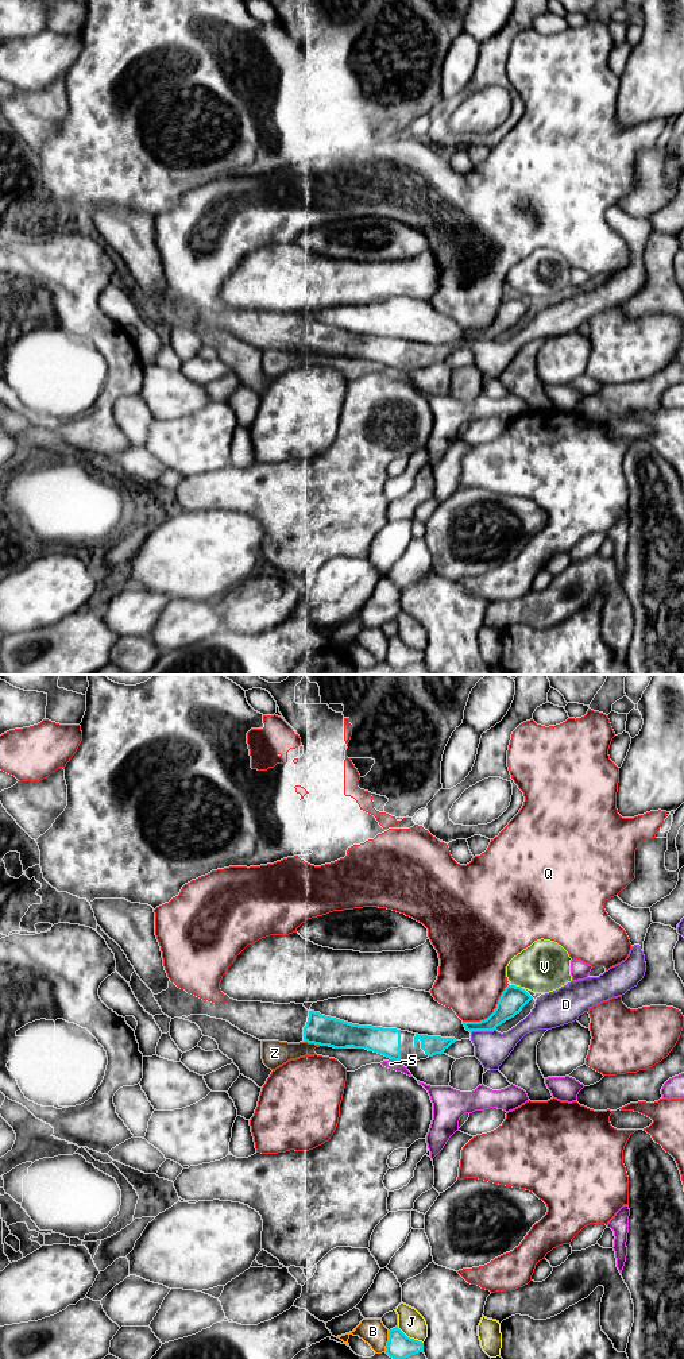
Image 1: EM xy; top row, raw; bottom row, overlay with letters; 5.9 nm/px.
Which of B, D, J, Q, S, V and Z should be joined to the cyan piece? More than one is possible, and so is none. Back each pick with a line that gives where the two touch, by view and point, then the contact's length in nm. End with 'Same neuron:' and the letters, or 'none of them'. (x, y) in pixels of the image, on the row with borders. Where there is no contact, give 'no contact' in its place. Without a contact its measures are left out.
Same neuron: none of them

